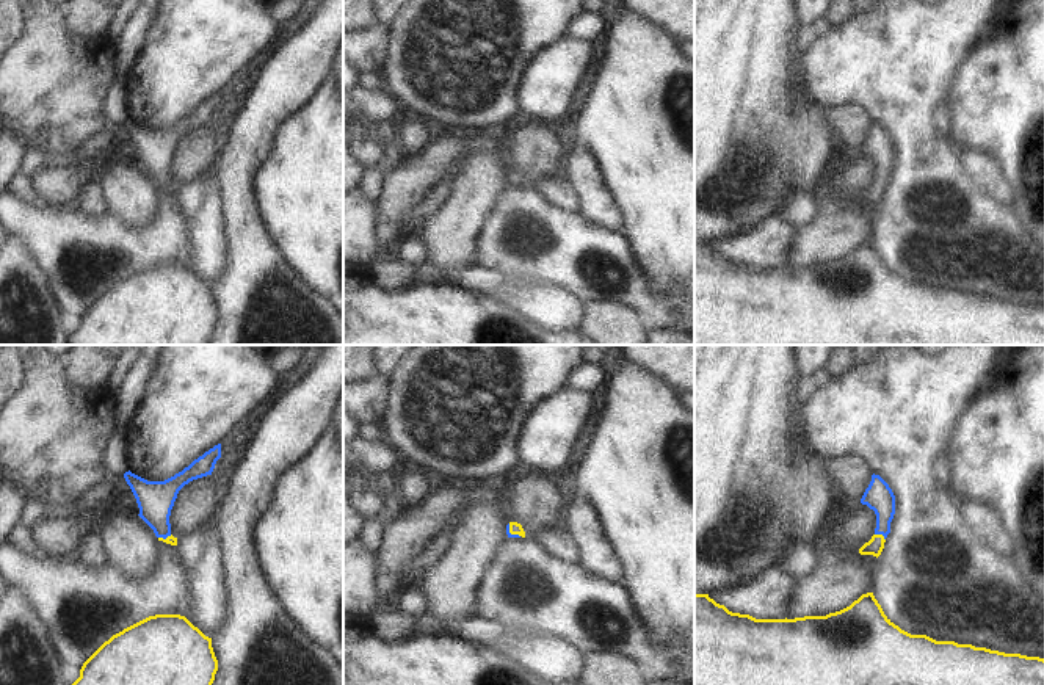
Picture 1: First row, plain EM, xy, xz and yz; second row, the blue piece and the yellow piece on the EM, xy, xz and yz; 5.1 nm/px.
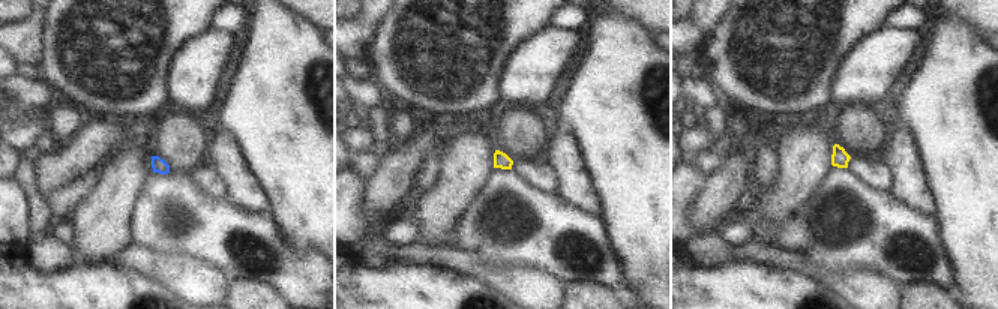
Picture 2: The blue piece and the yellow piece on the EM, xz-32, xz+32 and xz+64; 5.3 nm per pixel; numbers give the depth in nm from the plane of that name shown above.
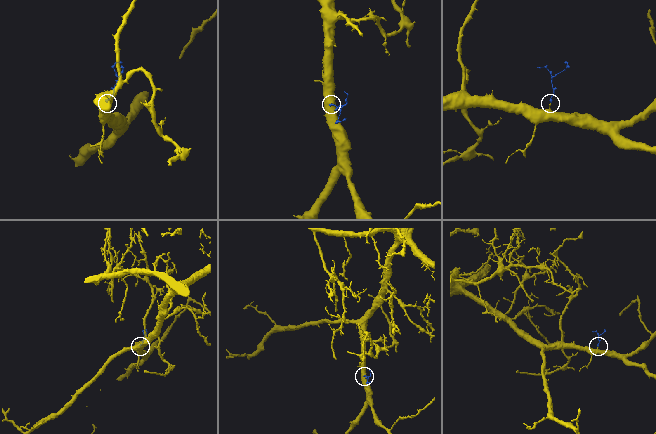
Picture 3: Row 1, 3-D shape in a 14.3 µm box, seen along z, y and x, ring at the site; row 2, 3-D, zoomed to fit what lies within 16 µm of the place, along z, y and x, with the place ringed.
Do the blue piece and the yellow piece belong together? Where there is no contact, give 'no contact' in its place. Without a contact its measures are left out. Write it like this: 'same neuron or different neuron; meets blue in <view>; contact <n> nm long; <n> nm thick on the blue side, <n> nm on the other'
same neuron; meets blue in yz; contact 70 nm long; 150 nm thick on the blue side, 90 nm on the other

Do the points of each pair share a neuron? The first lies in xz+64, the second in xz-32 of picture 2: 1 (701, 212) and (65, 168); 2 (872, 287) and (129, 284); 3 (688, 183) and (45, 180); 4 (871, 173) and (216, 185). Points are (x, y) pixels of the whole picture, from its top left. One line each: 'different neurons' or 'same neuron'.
1: same neuron
2: different neurons
3: different neurons
4: same neuron

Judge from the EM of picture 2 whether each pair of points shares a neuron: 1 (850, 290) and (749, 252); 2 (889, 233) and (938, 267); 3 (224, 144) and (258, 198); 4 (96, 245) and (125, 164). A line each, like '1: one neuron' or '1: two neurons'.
1: one neuron
2: one neuron
3: one neuron
4: one neuron

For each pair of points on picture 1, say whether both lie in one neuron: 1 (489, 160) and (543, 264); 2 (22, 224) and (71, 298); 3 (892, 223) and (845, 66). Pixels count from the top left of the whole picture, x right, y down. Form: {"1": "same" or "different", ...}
{"1": "different", "2": "same", "3": "same"}

